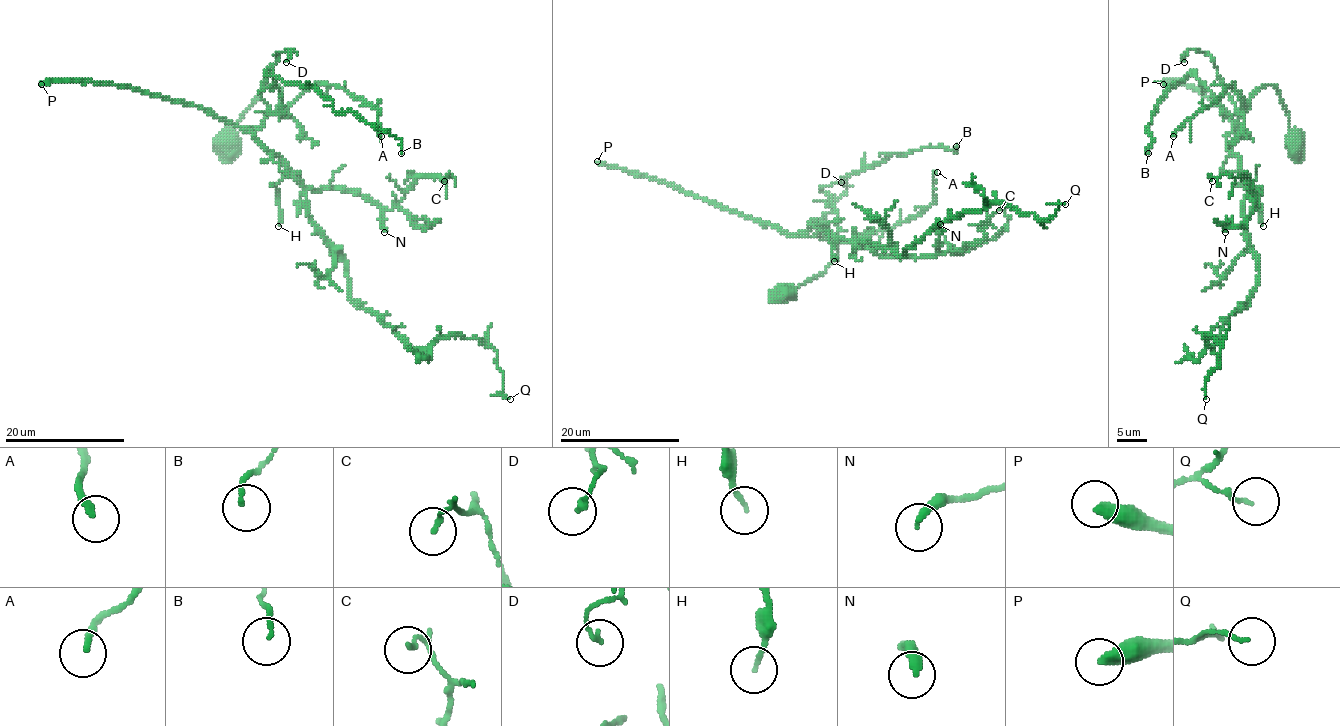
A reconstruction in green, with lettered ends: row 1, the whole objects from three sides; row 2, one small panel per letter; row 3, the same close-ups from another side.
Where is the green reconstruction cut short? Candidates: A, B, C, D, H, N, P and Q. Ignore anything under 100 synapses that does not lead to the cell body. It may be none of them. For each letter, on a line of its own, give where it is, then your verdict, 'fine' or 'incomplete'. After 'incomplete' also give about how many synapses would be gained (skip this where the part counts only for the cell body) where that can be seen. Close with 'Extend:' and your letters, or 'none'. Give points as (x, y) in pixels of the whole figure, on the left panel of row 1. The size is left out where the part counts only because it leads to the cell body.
A: at (381, 136); fine
B: at (401, 153); fine
C: at (444, 181); fine
D: at (286, 62); fine
H: at (278, 226); fine
N: at (384, 232); fine
P: at (41, 84); incomplete; about 190 synapses
Q: at (510, 399); fine
Extend: P

